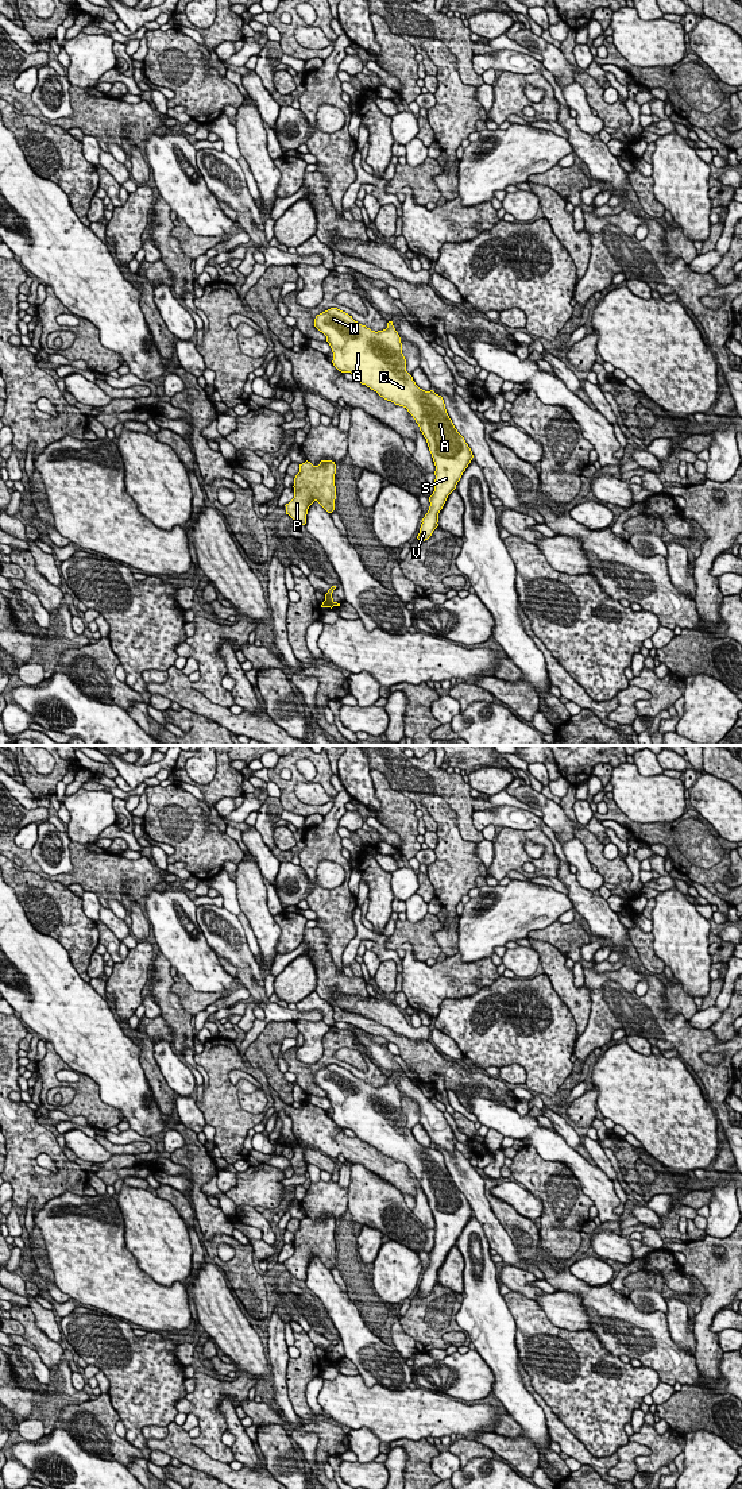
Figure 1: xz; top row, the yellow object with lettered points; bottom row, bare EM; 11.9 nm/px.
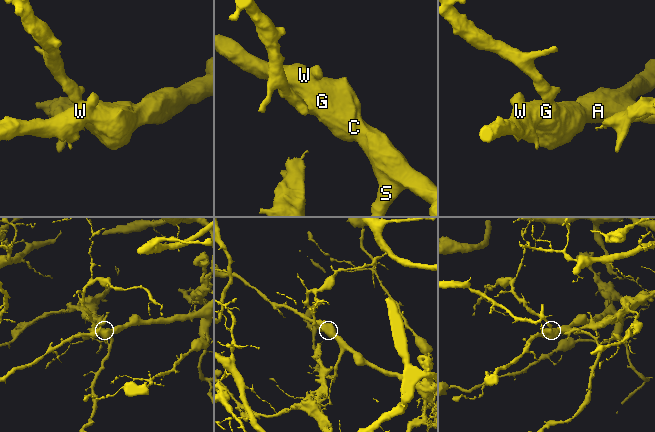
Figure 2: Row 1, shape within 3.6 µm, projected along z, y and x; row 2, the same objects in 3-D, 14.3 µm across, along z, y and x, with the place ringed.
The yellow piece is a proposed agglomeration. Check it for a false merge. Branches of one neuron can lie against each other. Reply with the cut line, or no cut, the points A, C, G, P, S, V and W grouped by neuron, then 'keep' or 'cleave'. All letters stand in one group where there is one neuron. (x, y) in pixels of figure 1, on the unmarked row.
cut in xz along (325, 1356), (331, 1362); A C G S V W / P; cleave

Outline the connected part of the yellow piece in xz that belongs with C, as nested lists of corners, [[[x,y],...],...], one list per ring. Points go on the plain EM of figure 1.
[[[331,1064],[316,1072],[314,1083],[326,1092],[336,1125],[351,1129],[384,1156],[406,1164],[426,1195],[436,1235],[417,1295],[428,1296],[438,1282],[438,1269],[448,1251],[474,1214],[471,1204],[449,1174],[443,1153],[420,1145],[406,1127],[401,1093],[393,1077],[375,1088],[348,1069]]]

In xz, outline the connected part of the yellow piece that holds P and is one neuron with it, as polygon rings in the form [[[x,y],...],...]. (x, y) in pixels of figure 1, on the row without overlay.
[[[321,1216],[318,1222],[310,1218],[299,1220],[299,1228],[294,1234],[294,1254],[286,1260],[286,1270],[297,1280],[306,1280],[309,1262],[317,1257],[328,1269],[335,1266],[336,1220],[332,1216]]]

